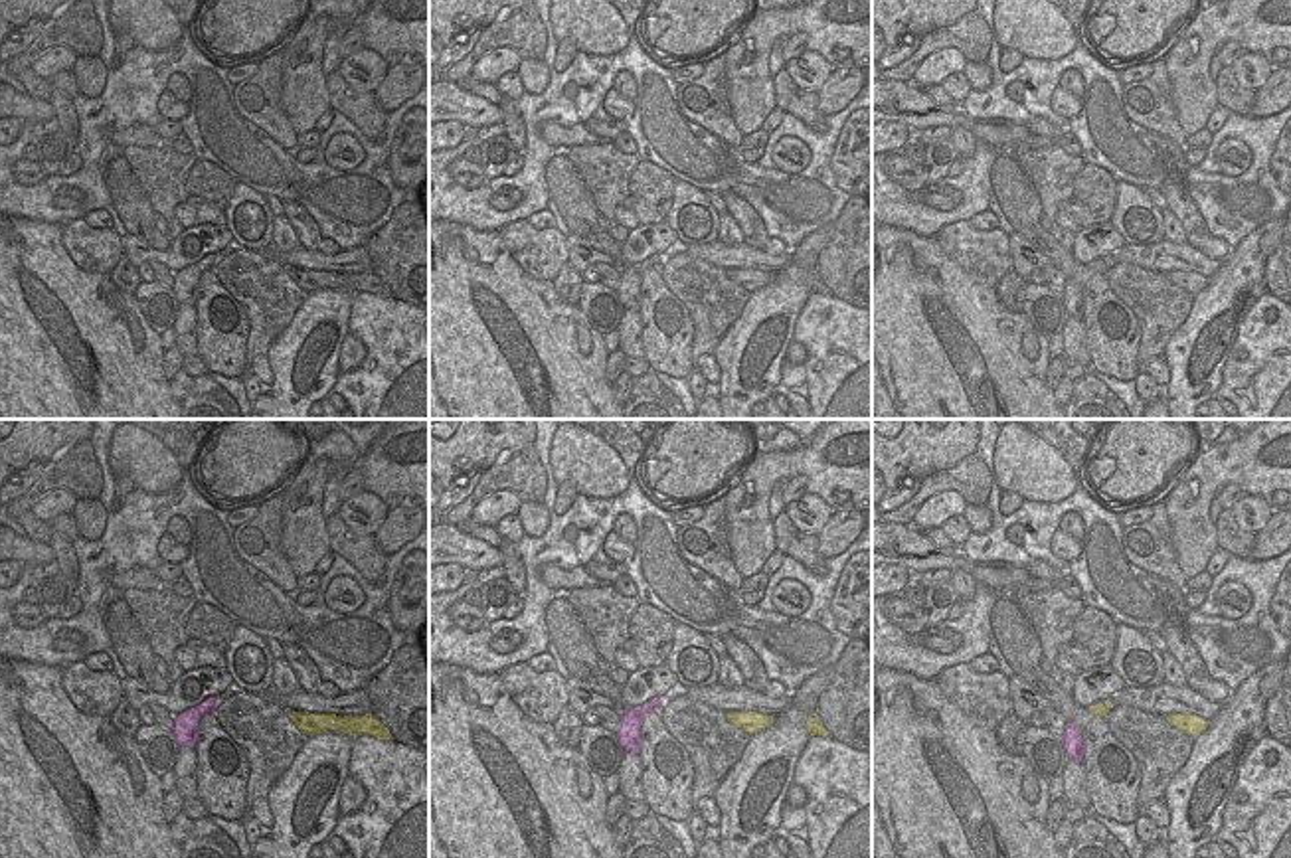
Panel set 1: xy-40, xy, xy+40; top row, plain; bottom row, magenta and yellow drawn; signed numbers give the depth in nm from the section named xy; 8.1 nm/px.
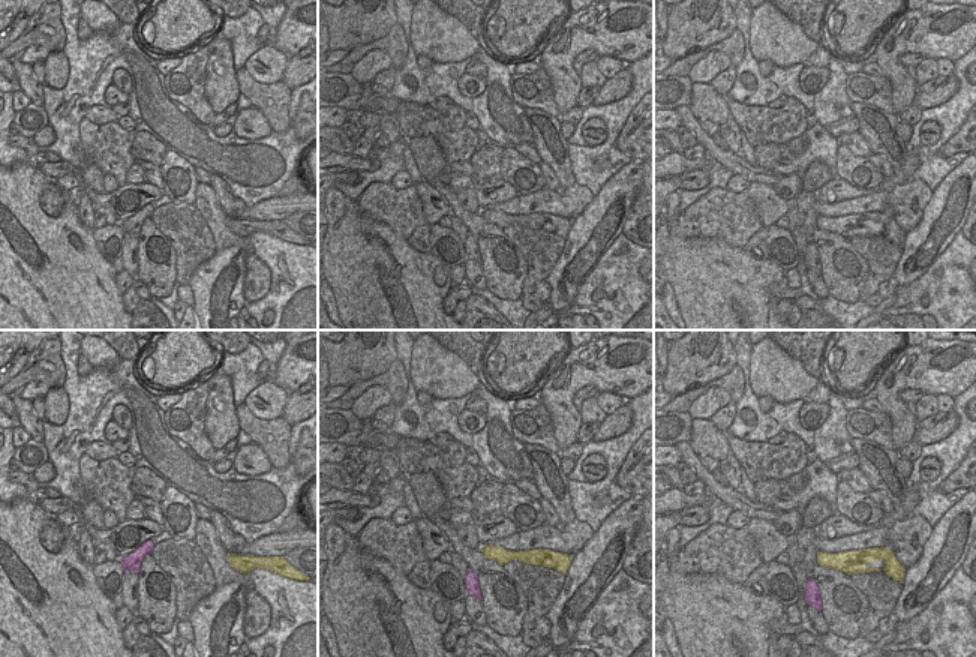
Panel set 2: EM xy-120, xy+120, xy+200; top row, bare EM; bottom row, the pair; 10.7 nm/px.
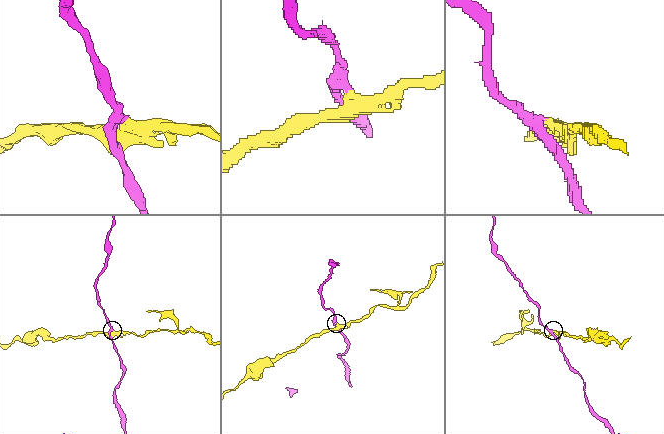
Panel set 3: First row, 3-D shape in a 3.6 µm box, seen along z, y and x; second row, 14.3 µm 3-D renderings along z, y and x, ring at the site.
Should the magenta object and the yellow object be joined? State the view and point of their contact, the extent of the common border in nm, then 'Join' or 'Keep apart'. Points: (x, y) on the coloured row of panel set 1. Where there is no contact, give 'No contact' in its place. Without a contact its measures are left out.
Touches magenta at xy (657, 708). Shared border 100 nm. Keep apart

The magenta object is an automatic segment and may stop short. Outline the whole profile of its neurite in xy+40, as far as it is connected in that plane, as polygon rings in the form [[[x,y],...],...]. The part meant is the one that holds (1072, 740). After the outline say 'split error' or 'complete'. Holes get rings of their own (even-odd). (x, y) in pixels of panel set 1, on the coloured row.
[[[1074,722],[1066,724],[1062,743],[1064,743],[1068,759],[1083,763],[1083,737],[1081,737],[1081,729]]] | complete

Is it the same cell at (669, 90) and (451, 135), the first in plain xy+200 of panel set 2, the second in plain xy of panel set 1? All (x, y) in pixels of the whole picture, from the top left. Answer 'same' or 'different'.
different

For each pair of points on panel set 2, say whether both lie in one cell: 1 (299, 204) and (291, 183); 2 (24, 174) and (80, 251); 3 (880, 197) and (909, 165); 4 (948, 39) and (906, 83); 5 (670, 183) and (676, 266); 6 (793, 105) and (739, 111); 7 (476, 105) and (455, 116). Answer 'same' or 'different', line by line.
1: different
2: same
3: different
4: same
5: different
6: same
7: different

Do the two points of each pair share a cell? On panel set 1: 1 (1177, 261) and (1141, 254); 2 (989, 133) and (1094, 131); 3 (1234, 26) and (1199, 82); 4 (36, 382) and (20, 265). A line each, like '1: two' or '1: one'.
1: one
2: two
3: one
4: one

